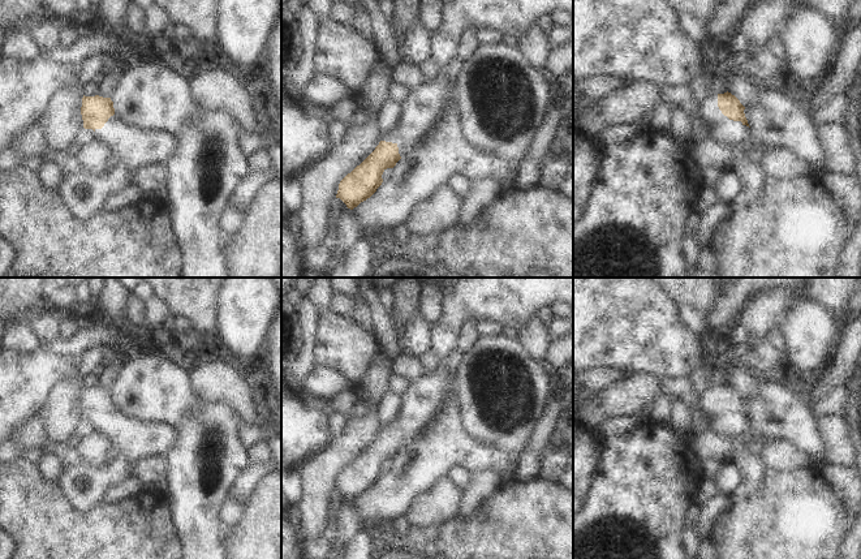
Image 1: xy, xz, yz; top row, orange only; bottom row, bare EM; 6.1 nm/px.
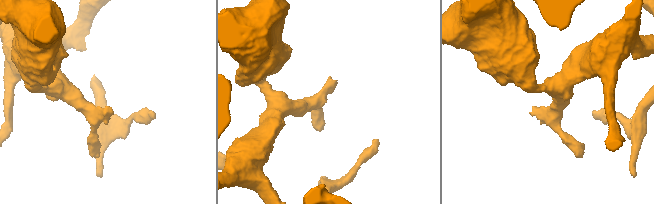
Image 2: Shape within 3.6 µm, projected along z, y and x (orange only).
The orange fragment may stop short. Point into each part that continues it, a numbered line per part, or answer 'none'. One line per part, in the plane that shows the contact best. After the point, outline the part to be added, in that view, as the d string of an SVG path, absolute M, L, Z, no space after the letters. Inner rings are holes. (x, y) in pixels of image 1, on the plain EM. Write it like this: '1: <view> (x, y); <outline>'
1: yz (724, 422); M713 386L701 396L706 412L711 417L711 431L720 435L737 435L746 431L752 422L741 413L729 412L718 399L718 386Z

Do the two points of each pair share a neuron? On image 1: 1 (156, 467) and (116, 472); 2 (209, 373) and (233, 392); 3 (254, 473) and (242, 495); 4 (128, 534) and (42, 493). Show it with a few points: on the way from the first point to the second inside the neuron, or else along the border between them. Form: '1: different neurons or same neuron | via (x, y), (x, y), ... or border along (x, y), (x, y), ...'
1: different neurons | border along (129, 464), (133, 477)
2: same neuron | via (215, 379), (227, 386)
3: same neuron | via (250, 478), (242, 490)
4: same neuron | via (107, 534), (84, 534), (63, 514)

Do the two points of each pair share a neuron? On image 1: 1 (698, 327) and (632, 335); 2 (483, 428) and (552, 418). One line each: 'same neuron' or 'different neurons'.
1: different neurons
2: different neurons

